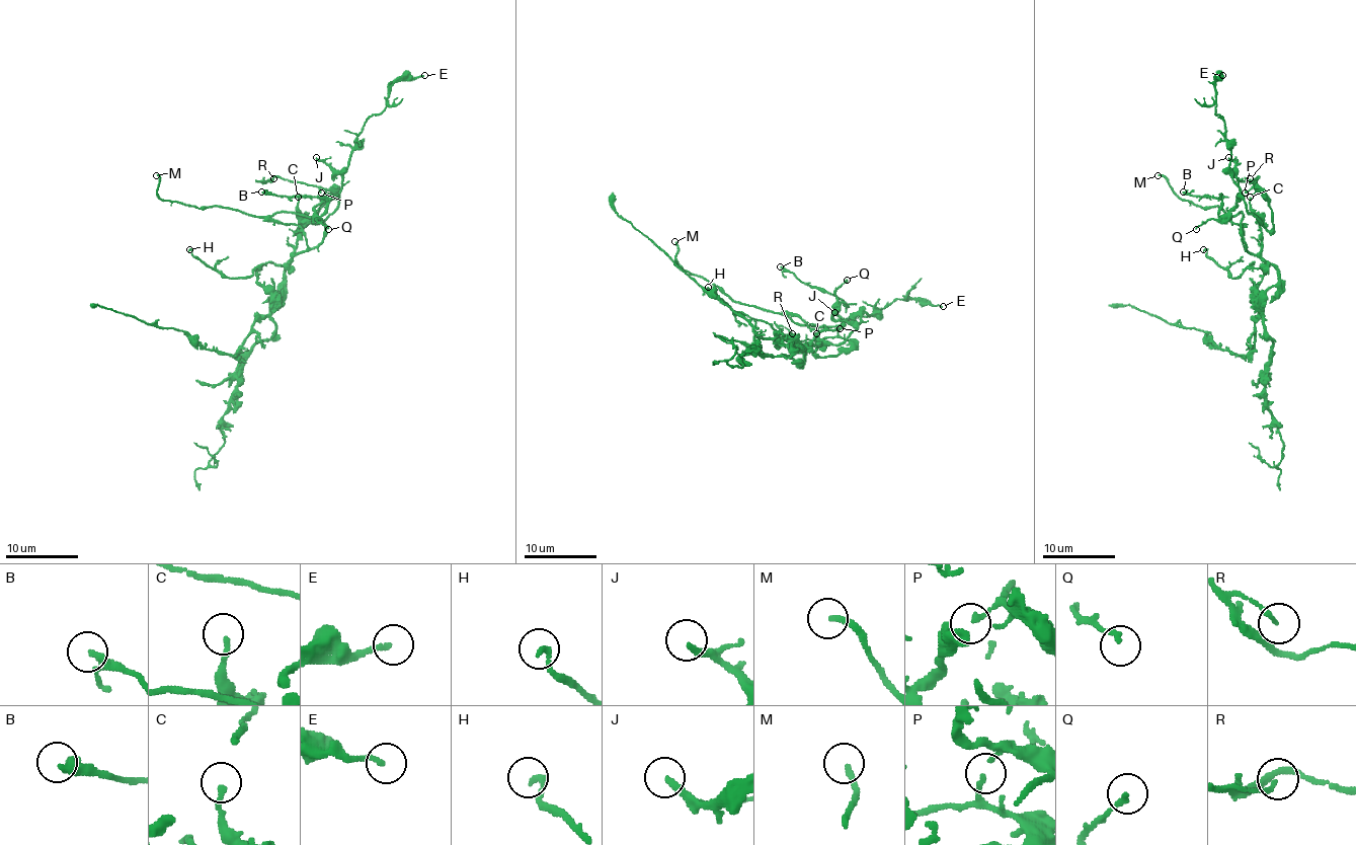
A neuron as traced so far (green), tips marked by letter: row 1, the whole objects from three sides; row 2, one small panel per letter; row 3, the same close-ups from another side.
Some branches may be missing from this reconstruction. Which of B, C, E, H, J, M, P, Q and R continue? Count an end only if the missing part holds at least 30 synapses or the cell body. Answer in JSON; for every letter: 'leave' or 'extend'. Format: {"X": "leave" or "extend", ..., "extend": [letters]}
{"B": "leave", "C": "leave", "E": "leave", "H": "leave", "J": "leave", "M": "extend", "P": "leave", "Q": "leave", "R": "leave", "extend": ["M"]}

